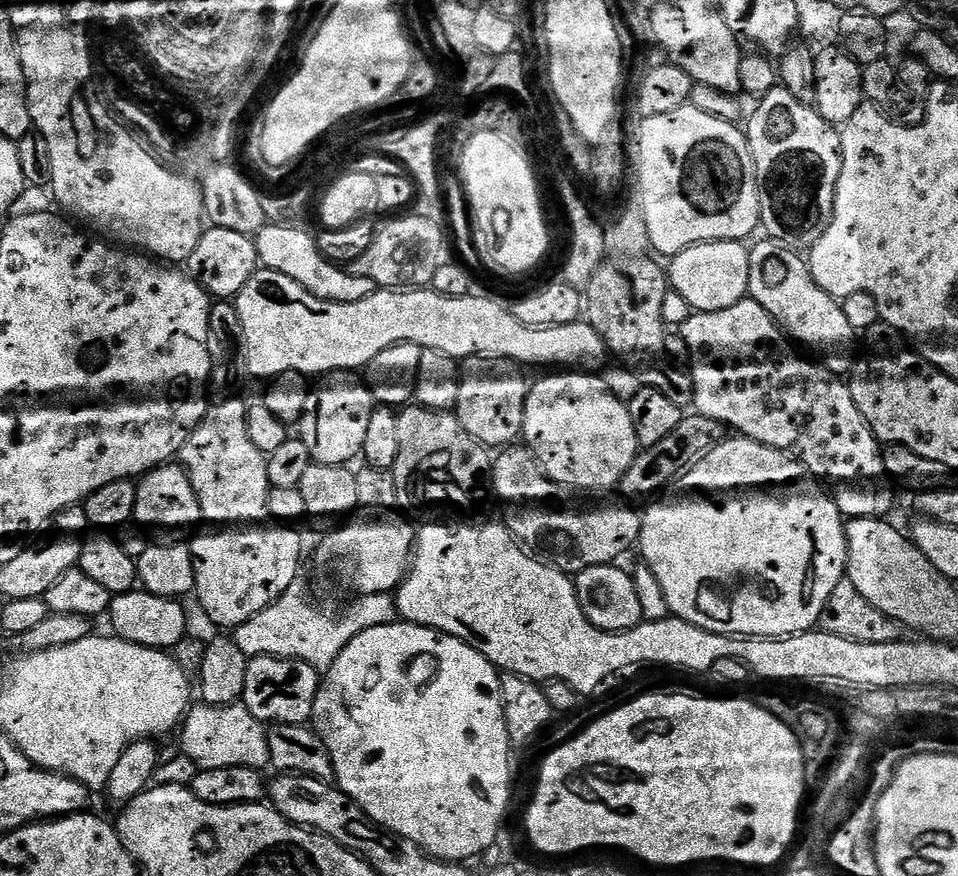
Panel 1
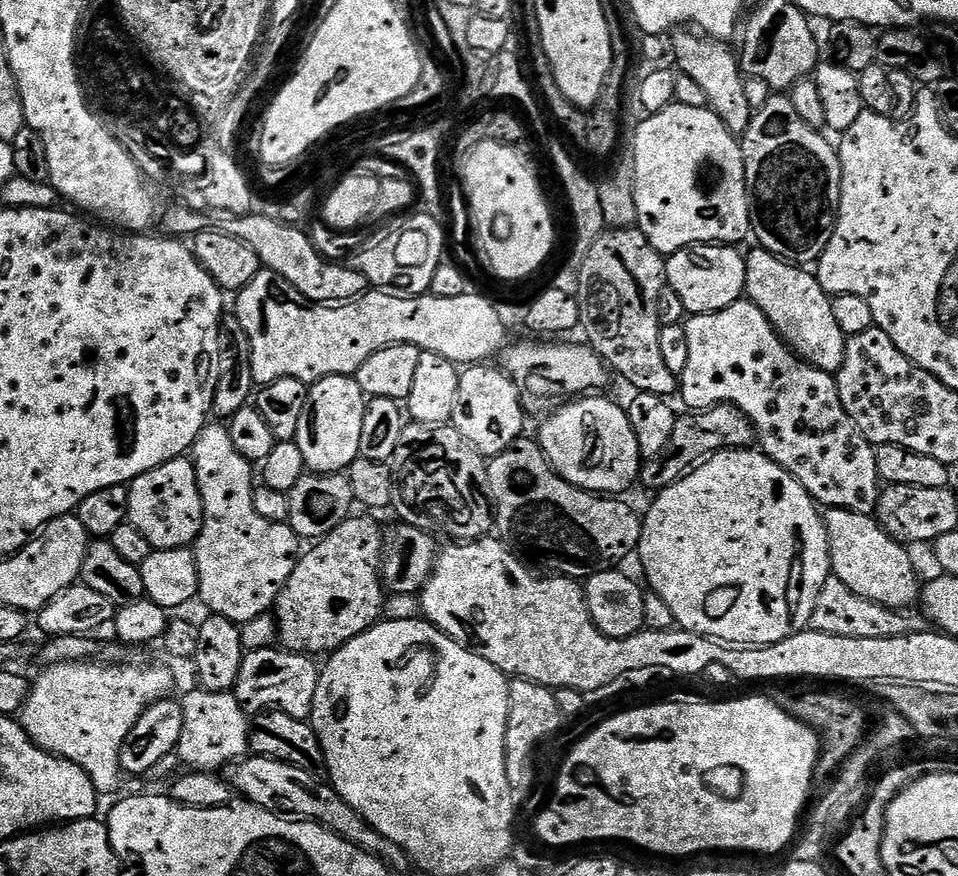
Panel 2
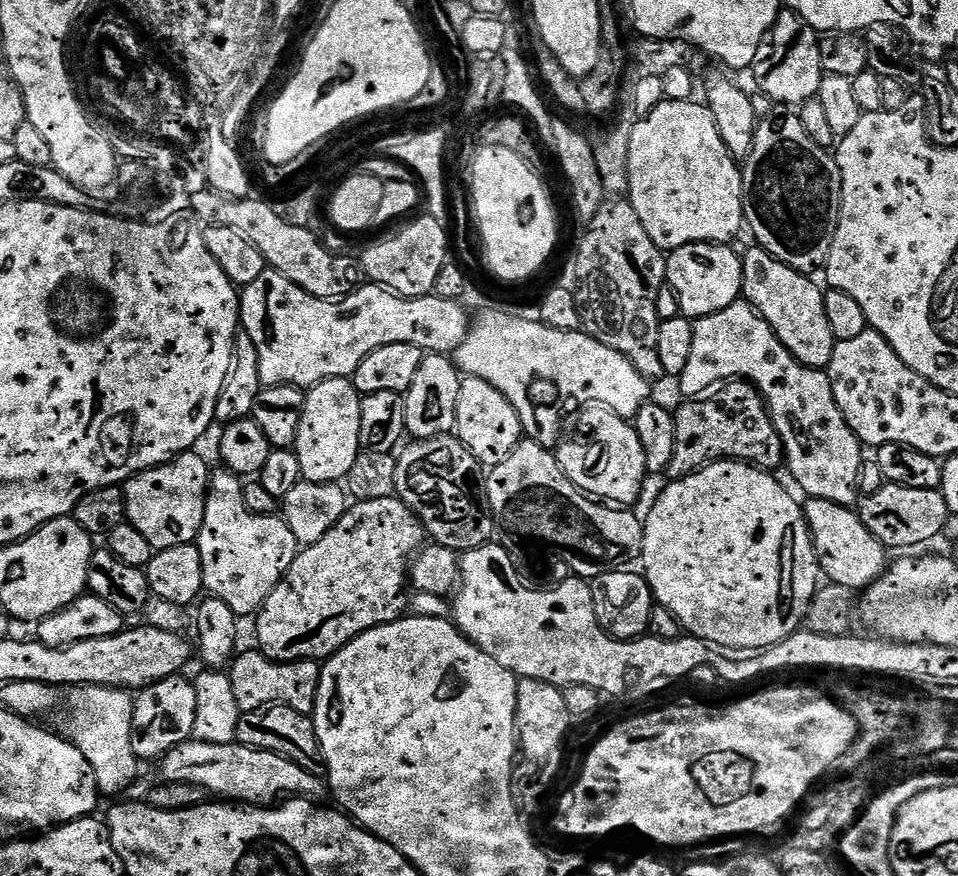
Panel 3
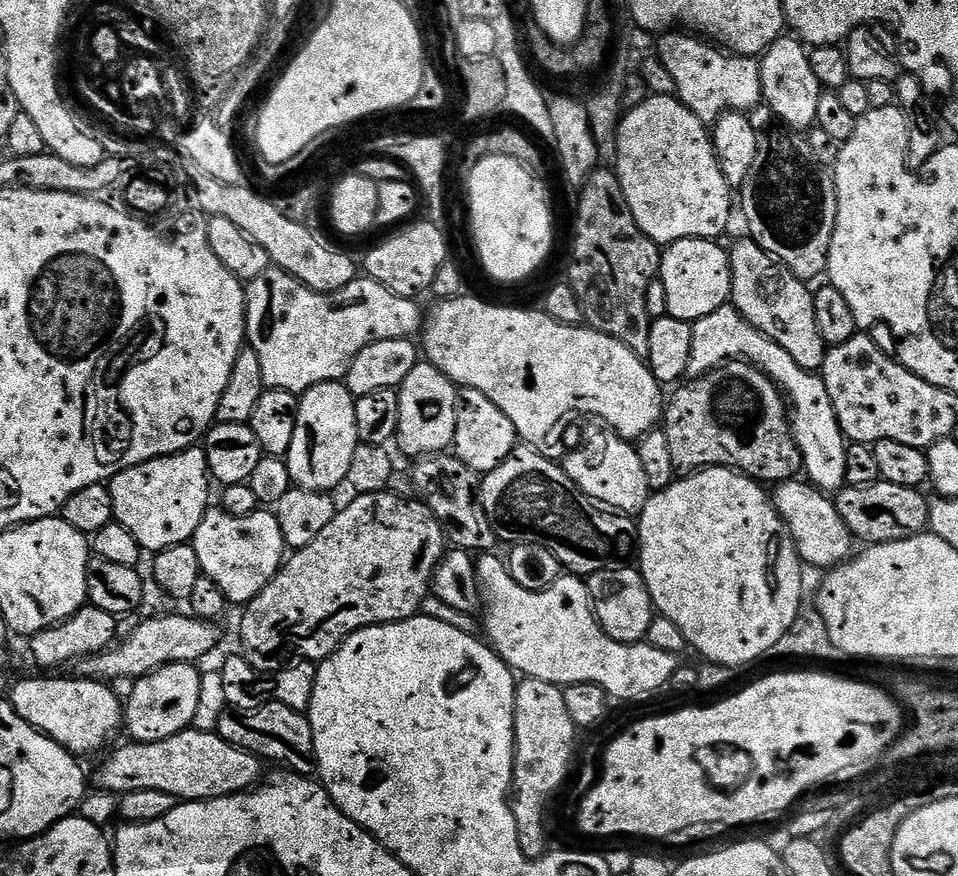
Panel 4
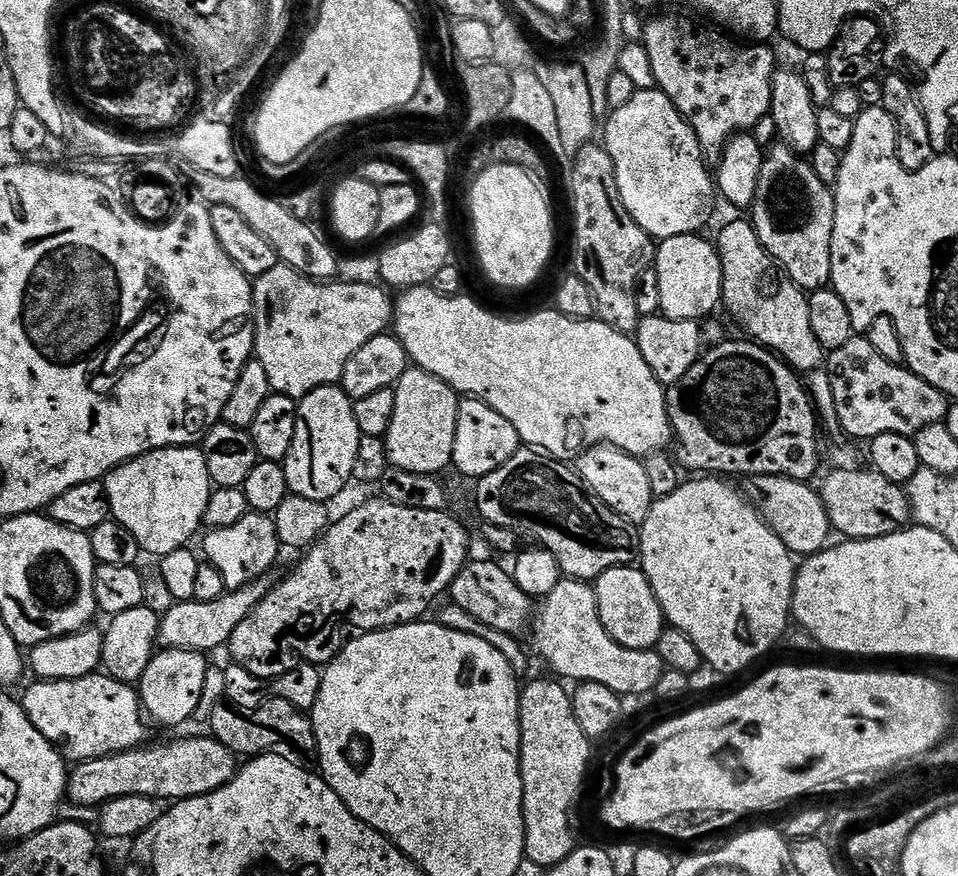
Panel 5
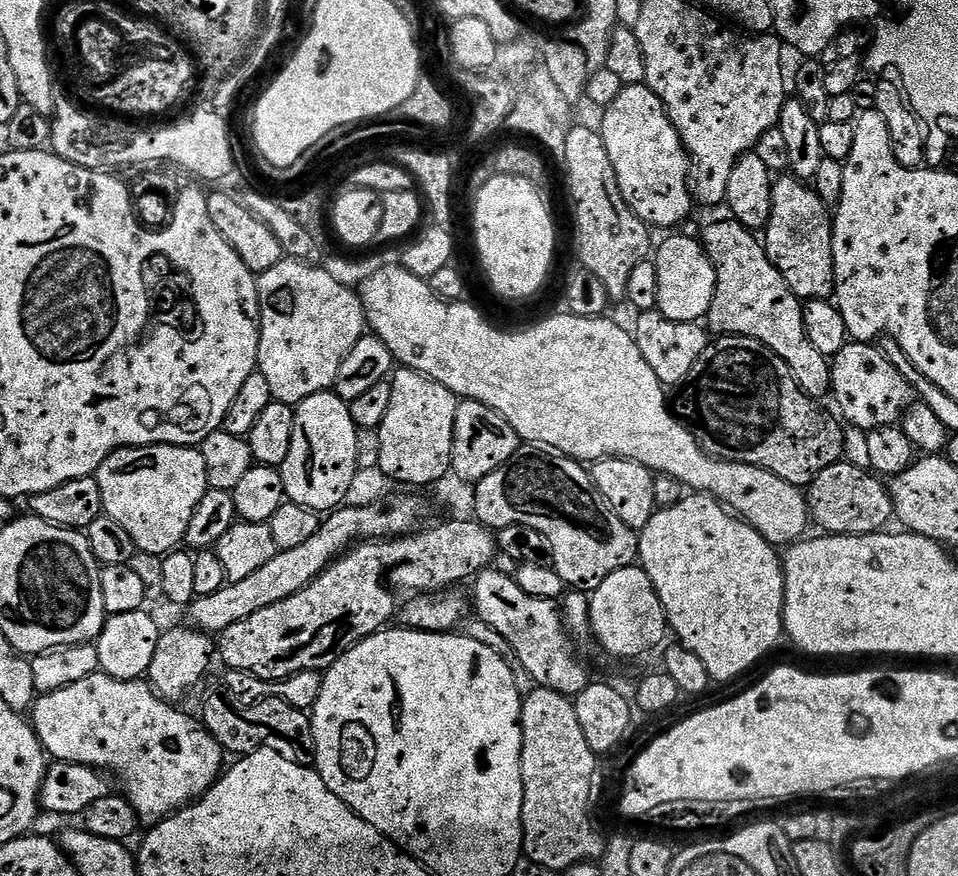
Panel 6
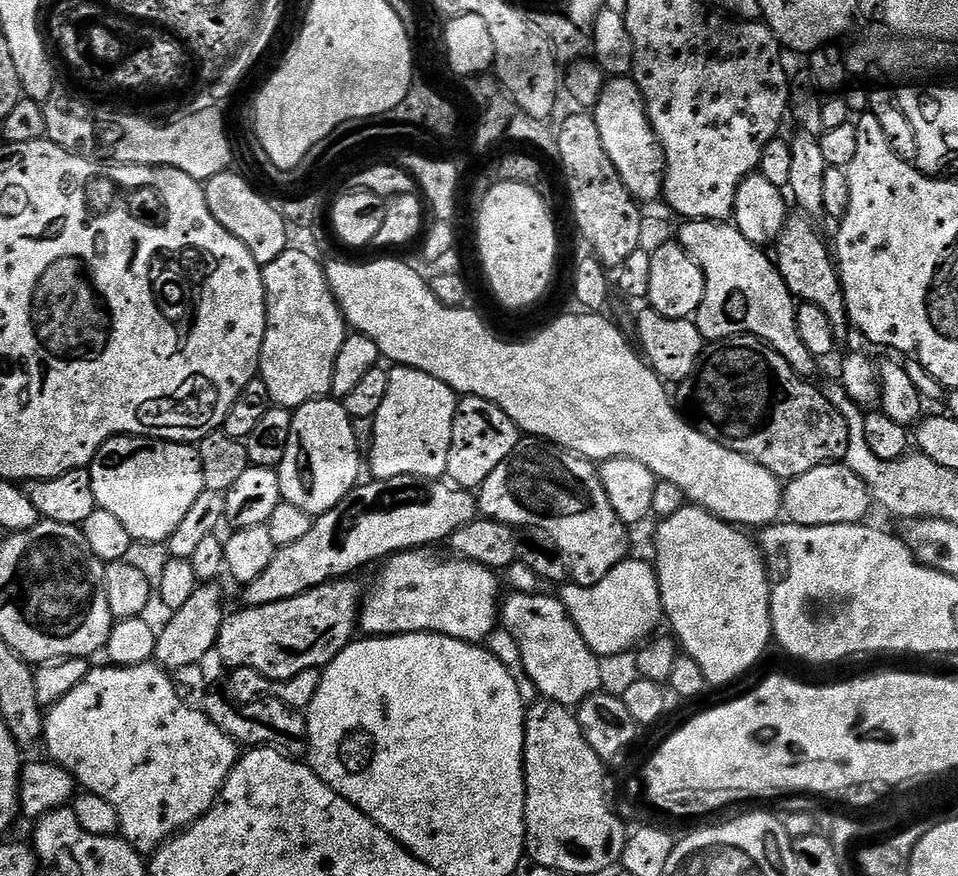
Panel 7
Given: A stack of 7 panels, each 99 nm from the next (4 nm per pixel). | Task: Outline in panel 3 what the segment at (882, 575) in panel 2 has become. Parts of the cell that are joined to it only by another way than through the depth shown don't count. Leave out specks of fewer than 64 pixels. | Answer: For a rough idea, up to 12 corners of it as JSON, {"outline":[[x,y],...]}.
{"outline":[[809,499],[821,573],[853,590],[890,563],[852,508]]}

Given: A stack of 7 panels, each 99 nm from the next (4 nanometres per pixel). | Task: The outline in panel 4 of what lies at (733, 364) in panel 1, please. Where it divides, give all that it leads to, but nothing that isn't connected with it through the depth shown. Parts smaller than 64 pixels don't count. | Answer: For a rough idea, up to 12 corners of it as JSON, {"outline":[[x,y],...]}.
{"outline":[[731,303],[692,324],[689,377],[747,360],[790,405],[807,479],[849,483],[848,448],[823,375]]}

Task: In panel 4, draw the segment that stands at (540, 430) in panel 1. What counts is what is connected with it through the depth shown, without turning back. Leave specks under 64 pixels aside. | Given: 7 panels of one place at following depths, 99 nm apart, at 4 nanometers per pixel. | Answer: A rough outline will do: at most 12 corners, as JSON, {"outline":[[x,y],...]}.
{"outline":[[603,431],[562,460],[597,504],[639,514],[650,489],[637,445]]}

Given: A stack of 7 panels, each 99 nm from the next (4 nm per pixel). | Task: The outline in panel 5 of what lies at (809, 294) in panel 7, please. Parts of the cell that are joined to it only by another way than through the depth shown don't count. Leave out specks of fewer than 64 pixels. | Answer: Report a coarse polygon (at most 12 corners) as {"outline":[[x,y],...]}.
{"outline":[[783,142],[750,223],[805,293],[829,287],[833,189]]}

